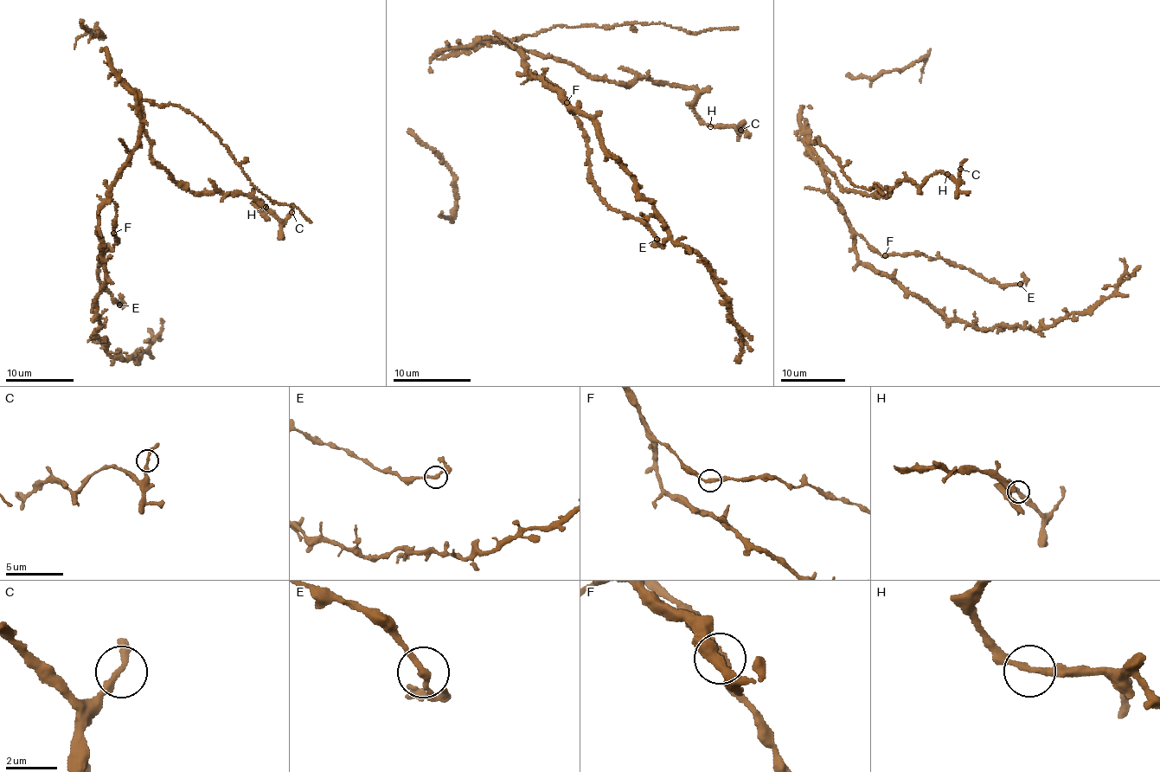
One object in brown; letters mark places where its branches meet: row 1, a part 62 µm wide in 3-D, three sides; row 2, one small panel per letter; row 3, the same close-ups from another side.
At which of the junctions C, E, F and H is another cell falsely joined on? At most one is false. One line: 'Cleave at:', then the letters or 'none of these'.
Cleave at: none of these

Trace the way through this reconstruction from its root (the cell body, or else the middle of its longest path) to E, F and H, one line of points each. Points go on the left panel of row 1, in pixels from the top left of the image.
E: (99, 208), (113, 202), (117, 212), (112, 223), (117, 241), (100, 256), (96, 270), (104, 288), (120, 305)
F: (99, 208), (113, 202), (117, 212), (112, 223), (113, 233)
H: (99, 208), (143, 131), (155, 162), (189, 191), (255, 196), (259, 209), (259, 201), (265, 207)

